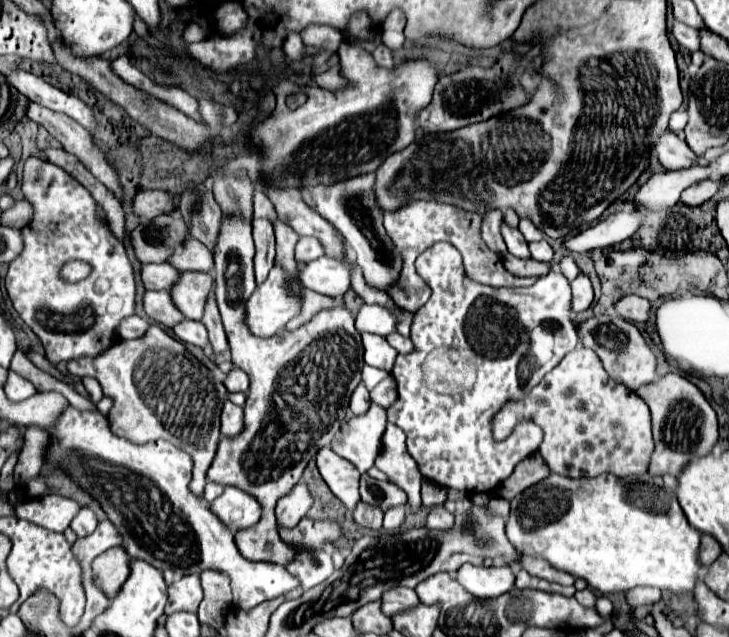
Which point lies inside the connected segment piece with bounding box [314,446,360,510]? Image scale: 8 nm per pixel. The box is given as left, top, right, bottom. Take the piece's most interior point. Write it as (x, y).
(342, 478)

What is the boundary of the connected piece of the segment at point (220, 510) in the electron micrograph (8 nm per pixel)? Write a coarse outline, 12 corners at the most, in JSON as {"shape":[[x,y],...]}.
{"shape":[[226,486],[210,510],[230,530],[260,520],[250,494]]}

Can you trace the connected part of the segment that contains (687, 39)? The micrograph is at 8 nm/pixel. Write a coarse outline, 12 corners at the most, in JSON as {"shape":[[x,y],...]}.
{"shape":[[680,22],[672,26],[676,40],[690,52],[700,48],[700,32]]}

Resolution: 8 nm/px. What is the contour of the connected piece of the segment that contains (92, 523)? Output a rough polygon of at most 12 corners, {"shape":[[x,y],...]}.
{"shape":[[82,508],[70,528],[76,536],[88,536],[96,530],[94,512]]}

